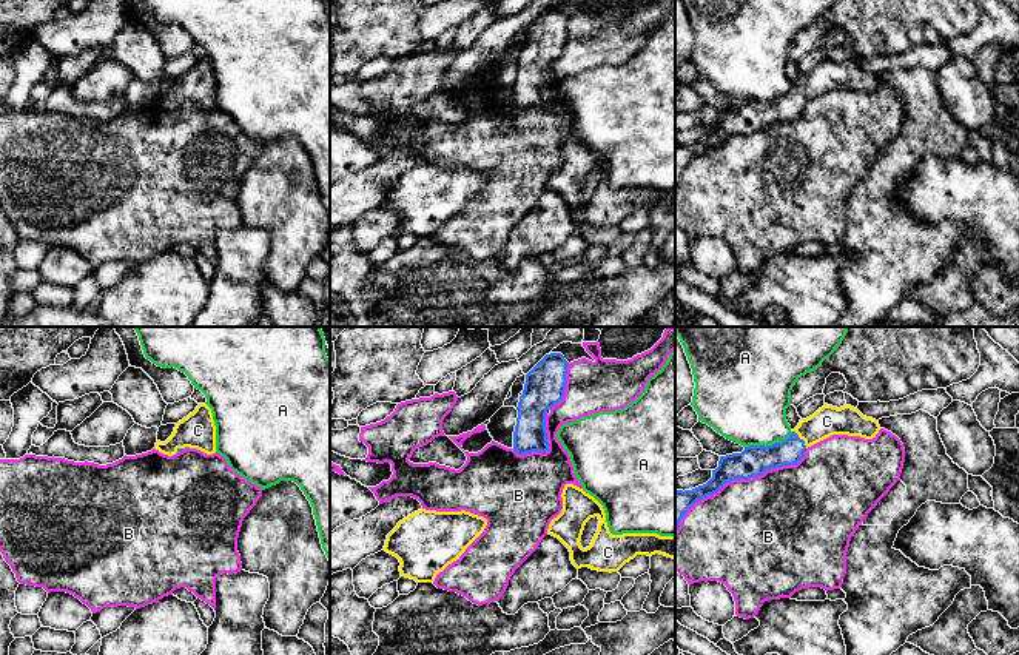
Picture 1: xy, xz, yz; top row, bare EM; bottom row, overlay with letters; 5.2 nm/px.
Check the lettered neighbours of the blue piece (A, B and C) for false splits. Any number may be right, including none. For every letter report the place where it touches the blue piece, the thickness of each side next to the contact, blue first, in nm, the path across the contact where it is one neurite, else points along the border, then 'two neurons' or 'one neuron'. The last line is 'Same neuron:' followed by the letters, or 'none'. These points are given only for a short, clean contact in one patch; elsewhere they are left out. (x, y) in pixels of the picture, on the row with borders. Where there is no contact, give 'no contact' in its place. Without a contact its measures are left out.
A: yz (768, 446) | 160/420 nm | along yz (791, 432), (780, 441), (745, 447) | two neurons
B: yz (737, 478) | 160/480 nm | two neurons
C: yz (799, 438) | 150/160 nm | across yz (757, 460), (783, 453), (799, 438), (827, 421) | one neuron
Same neuron: C

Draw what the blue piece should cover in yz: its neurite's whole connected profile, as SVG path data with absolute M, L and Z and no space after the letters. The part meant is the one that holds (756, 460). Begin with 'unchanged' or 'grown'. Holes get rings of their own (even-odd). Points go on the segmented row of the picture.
grown | M825 404L812 416L800 419L791 430L788 439L772 445L749 445L742 453L720 456L712 478L692 490L675 492L675 532L681 518L697 501L717 493L732 479L749 479L766 470L797 464L808 447L832 436L848 435L873 439L880 425L876 419L863 416L857 408L843 405L840 408Z

